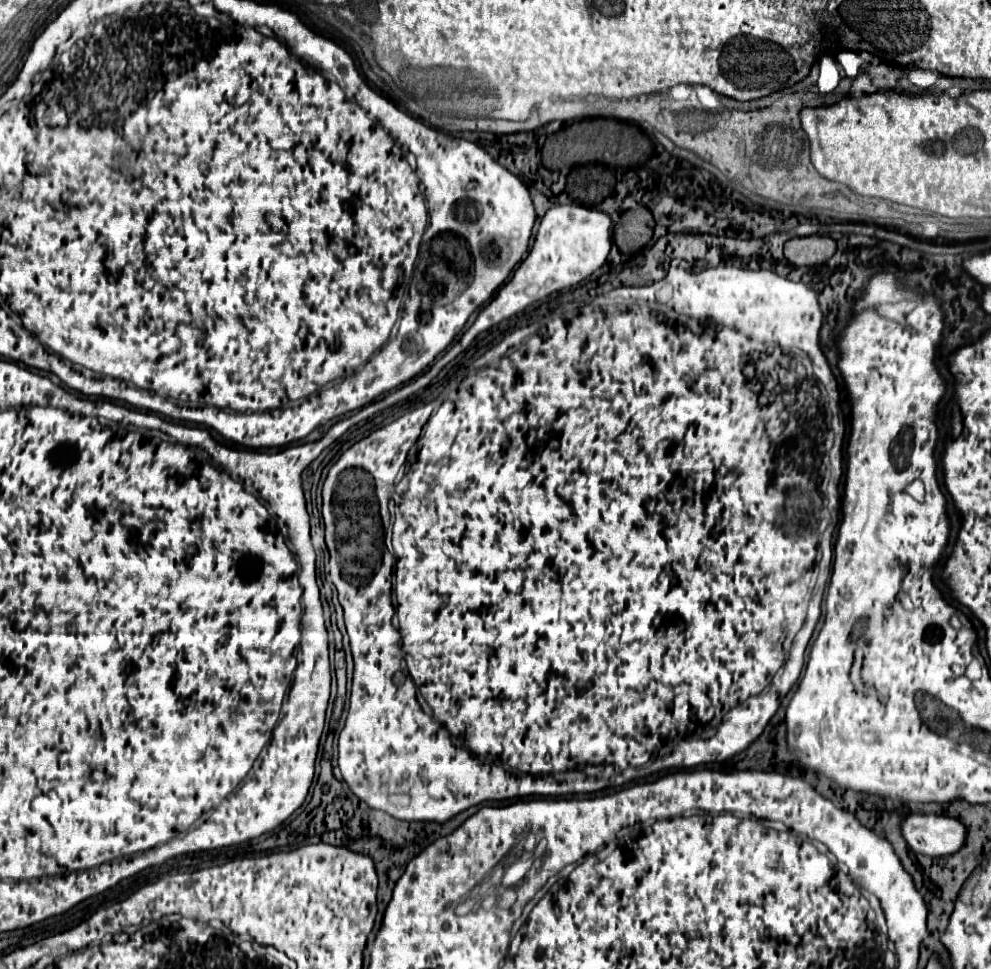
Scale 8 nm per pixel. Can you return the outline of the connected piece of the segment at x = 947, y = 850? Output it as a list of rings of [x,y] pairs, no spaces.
[[[908,814],[902,820],[900,830],[914,852],[932,858],[958,852],[966,840],[962,822],[944,814]]]

